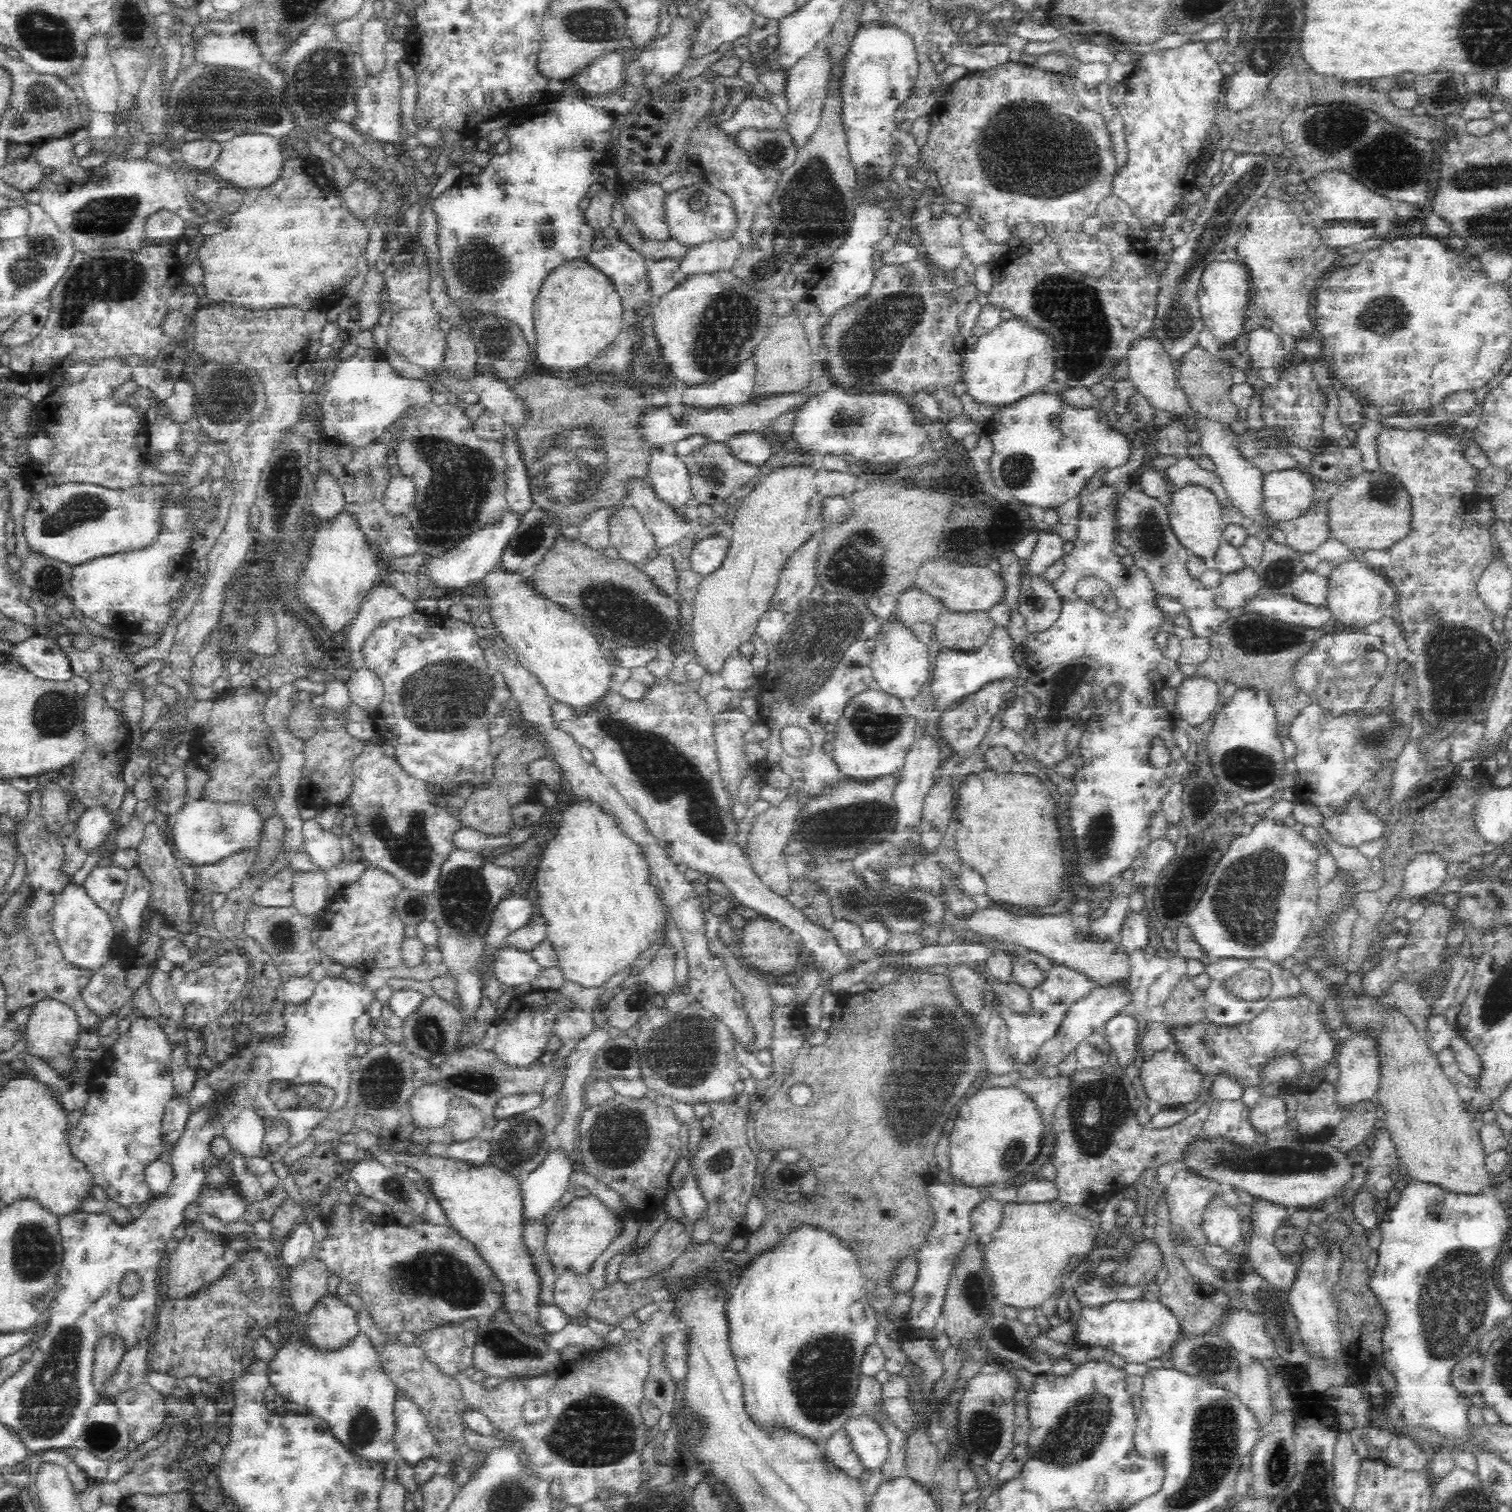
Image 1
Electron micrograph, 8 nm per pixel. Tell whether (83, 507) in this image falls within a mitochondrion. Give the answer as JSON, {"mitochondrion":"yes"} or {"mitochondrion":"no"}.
{"mitochondrion":"yes"}

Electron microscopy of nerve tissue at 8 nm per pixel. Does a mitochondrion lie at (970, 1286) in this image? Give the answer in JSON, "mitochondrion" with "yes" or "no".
{"mitochondrion":"yes"}

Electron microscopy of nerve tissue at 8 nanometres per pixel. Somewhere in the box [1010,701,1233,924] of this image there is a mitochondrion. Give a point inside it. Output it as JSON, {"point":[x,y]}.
{"point":[1100,832]}

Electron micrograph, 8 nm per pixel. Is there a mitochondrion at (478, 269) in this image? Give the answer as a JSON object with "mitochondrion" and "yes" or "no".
{"mitochondrion":"yes"}

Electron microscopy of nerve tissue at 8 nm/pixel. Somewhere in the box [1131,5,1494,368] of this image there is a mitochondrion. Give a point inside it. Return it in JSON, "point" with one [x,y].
{"point":[1390,161]}

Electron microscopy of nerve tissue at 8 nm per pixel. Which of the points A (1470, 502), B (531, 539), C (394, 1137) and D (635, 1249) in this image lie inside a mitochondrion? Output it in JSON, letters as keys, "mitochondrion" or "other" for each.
{"A":"other","B":"mitochondrion","C":"other","D":"other"}

